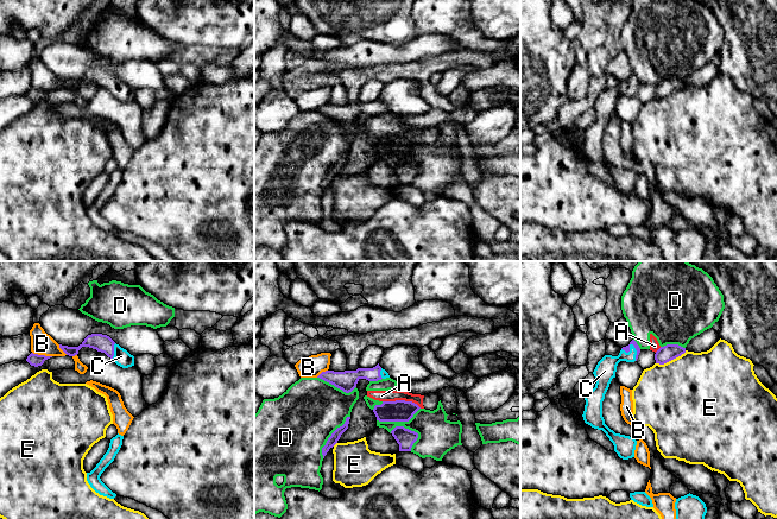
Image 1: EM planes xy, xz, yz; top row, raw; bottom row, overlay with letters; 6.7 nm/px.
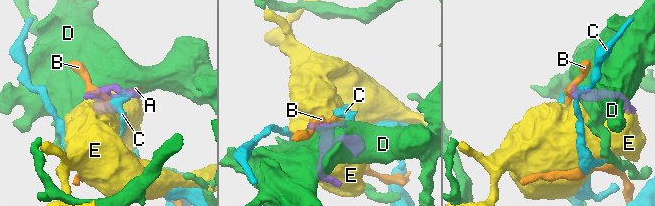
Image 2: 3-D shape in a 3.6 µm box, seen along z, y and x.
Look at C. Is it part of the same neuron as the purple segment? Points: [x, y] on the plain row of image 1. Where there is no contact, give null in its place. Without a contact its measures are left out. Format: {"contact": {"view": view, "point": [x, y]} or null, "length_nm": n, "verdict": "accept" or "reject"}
{"contact": {"view": "yz", "point": [633, 78]}, "length_nm": 130, "verdict": "accept"}

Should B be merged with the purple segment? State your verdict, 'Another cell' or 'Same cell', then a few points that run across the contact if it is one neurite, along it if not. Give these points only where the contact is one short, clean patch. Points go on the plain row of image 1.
Another cell. Line: xy (32, 86), (51, 90)

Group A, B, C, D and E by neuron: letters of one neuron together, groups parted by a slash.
A D / B / C / E

